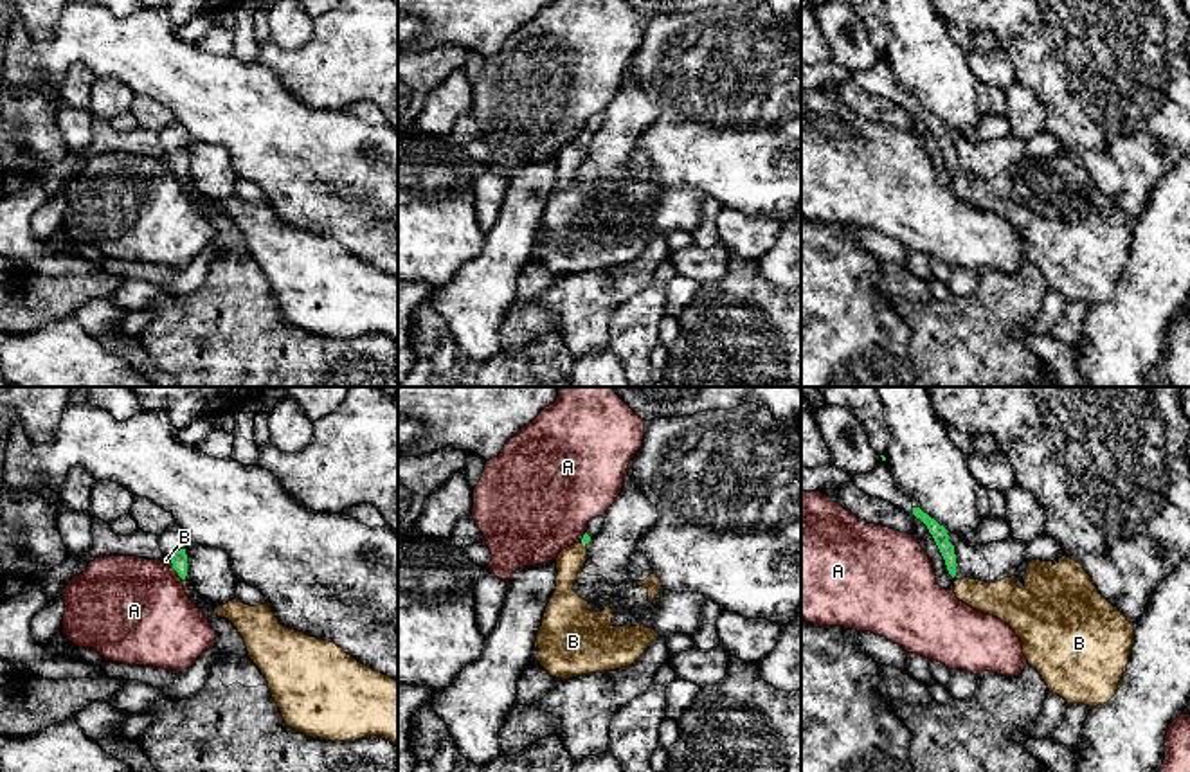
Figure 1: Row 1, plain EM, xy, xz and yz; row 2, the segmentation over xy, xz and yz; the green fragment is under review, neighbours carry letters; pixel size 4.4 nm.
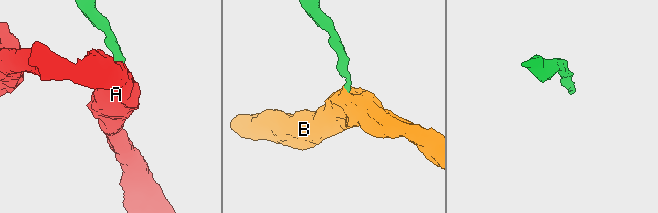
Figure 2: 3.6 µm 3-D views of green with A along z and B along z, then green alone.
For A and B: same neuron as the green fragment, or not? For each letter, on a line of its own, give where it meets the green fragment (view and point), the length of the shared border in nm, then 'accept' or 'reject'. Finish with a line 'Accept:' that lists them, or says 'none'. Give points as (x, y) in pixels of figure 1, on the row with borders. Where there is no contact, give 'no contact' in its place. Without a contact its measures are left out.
A: contact xy (179, 574); length 80 nm; reject
B: contact xy (171, 562); length 60 nm; accept
Accept: B

